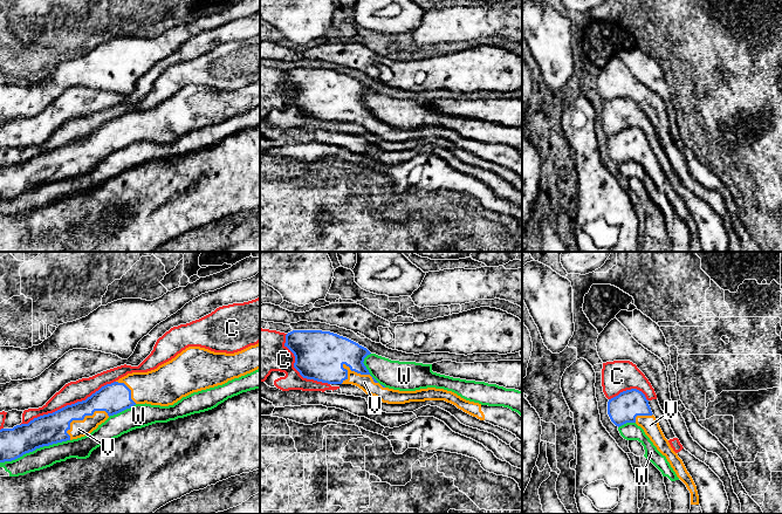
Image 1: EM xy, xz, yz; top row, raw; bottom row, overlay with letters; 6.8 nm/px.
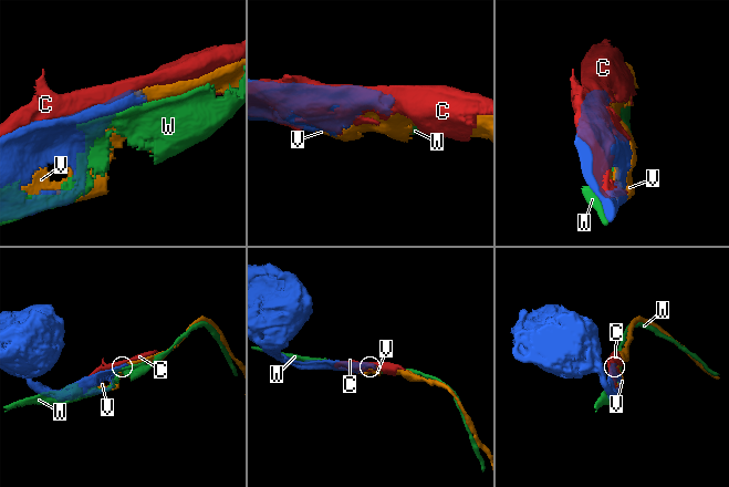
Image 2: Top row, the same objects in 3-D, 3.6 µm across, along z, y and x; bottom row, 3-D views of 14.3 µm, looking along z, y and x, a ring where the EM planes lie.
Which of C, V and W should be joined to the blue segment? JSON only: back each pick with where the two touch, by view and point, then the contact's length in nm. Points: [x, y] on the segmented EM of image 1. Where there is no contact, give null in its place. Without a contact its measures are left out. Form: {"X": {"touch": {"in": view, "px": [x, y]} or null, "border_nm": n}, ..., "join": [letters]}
{"V": {"touch": {"in": "xz", "px": [361, 374]}, "border_nm": 280}, "join": ["V"]}

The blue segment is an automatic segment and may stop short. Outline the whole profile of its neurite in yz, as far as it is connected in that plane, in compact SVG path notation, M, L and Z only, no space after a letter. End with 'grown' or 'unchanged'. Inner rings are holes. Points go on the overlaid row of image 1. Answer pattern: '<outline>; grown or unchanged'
M631 389L609 399L608 414L618 427L626 423L636 423L640 426L657 450L666 457L677 477L686 485L691 493L691 505L699 505L699 495L692 477L665 438L658 420L651 411L649 400L642 391Z; grown

